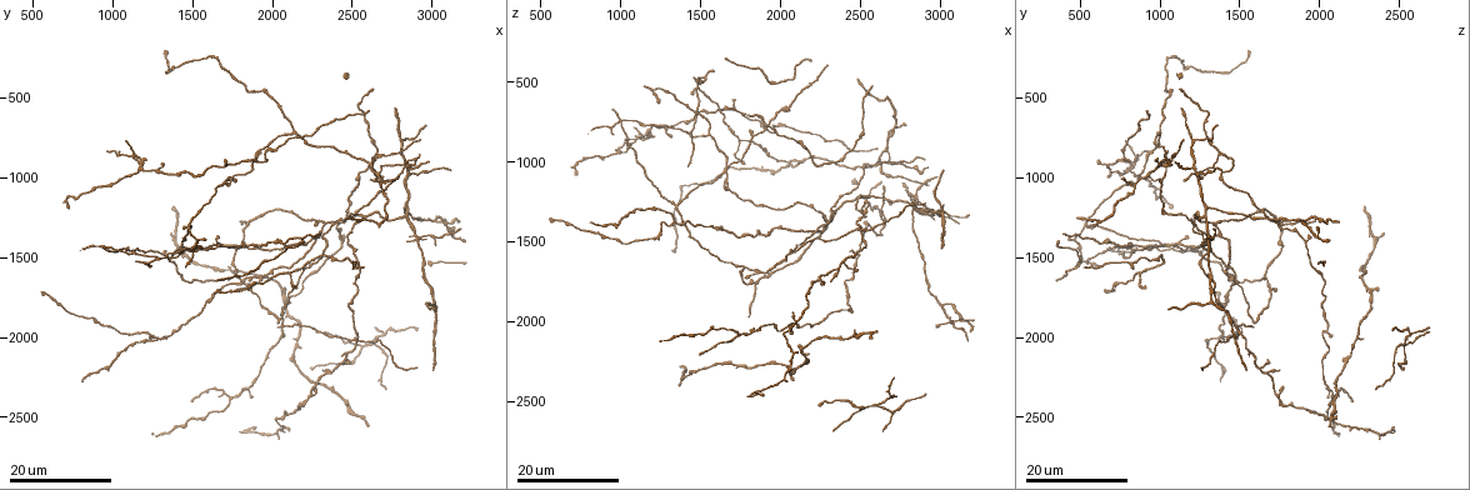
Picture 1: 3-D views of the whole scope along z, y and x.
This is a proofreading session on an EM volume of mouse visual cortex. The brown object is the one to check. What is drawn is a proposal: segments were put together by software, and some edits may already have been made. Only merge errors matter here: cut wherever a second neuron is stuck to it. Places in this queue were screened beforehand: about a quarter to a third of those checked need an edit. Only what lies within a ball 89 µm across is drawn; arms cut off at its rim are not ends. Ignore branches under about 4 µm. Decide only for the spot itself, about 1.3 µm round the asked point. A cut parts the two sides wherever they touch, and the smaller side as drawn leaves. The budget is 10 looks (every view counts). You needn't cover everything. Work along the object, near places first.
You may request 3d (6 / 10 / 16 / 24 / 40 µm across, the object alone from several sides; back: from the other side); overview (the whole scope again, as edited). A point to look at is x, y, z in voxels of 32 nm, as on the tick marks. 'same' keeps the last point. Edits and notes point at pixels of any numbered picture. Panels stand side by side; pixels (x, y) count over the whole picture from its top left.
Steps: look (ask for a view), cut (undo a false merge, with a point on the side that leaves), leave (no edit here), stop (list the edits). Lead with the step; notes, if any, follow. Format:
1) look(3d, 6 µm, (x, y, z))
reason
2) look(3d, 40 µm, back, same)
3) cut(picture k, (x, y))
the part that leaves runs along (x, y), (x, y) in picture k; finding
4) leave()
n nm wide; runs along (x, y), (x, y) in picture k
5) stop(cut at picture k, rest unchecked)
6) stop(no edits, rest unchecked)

look(3d, 24 µm, (2340, 1280, 1340))
three-way junction

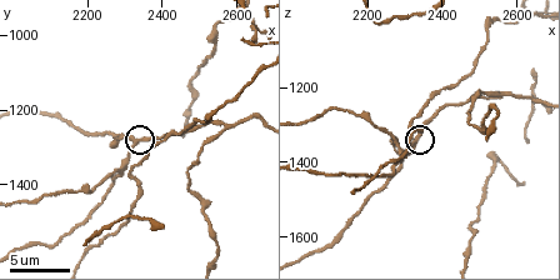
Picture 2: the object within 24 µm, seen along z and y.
look(3d, 10 µm, (2330, 1290, 1350))
closer look

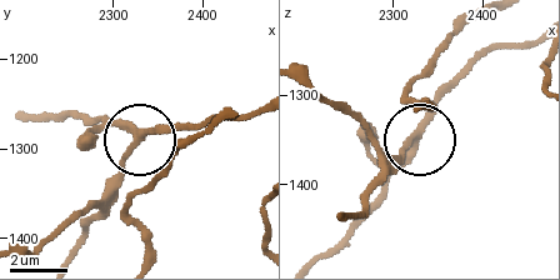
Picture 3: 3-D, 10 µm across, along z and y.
look(3d, 10 µm, back, (2330, 1285, 1345))

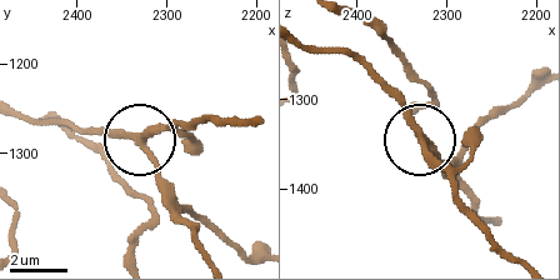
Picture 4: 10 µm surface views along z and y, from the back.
leave()
side arm 84 µm; continuous, no second neuron

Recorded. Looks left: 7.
look(3d, 16 µm, (2470, 1180, 1610))
thin neck

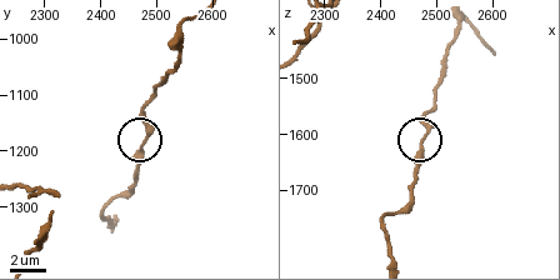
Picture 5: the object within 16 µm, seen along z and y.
look(3d, 6 µm, (2480, 1180, 1610))

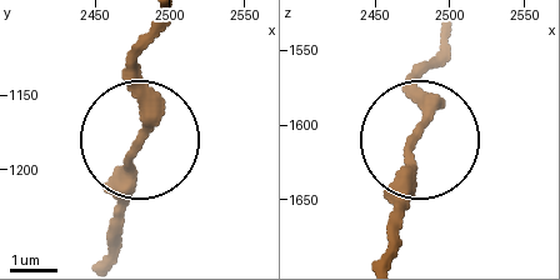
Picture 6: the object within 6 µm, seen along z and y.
leave()
runs along (166, 20), (143, 68), (119, 255) in picture 6; continuous, no second neuron

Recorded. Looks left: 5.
look(3d, 6 µm, (2560, 1260, 1220))

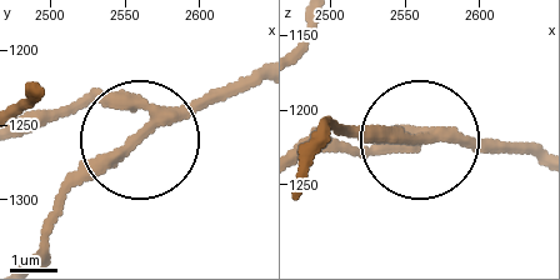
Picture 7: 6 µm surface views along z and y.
leave()
260 nm wide; runs along (23, 124), (106, 104), (139, 128), (51, 208) in picture 7; all the same neuron

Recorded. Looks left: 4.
look(3d, 24 µm, (2040, 1920, 1580))
two arms in line, one across

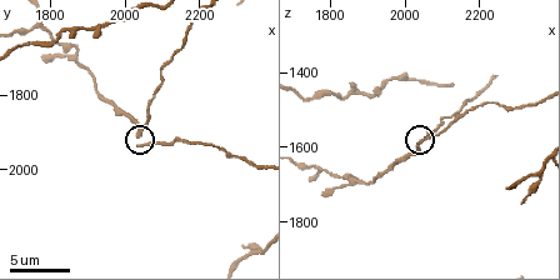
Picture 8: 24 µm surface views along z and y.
look(3d, 6 µm, same)

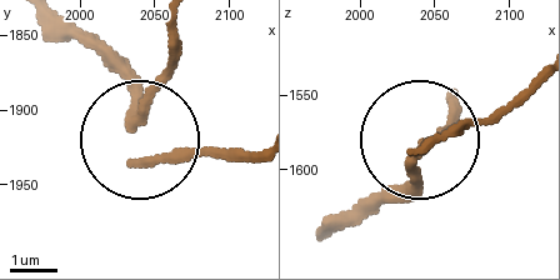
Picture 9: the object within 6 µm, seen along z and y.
cut(picture 9, (169, 65))
170 nm wide; the part that leaves runs along (134, 118), (179, 26) in picture 9; two neurons meet here

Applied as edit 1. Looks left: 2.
look(3d, 16 µm, (2080, 1960, 2040))

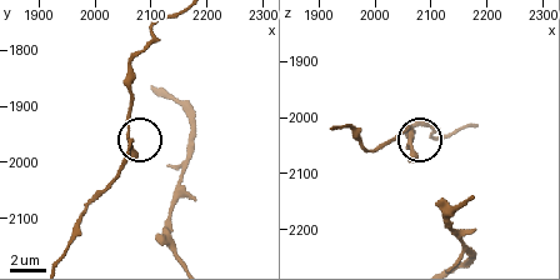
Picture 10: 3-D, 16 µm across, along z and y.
look(3d, 10 µm, (2060, 1965, 2040))
closer look

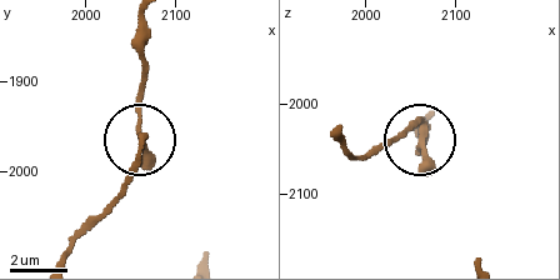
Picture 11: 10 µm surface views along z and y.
leave()
3 arms; runs along (145, 24), (138, 160), (124, 194) in picture 11; all the same neuron

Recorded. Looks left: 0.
stop(cut at picture 9, rest unchecked)

